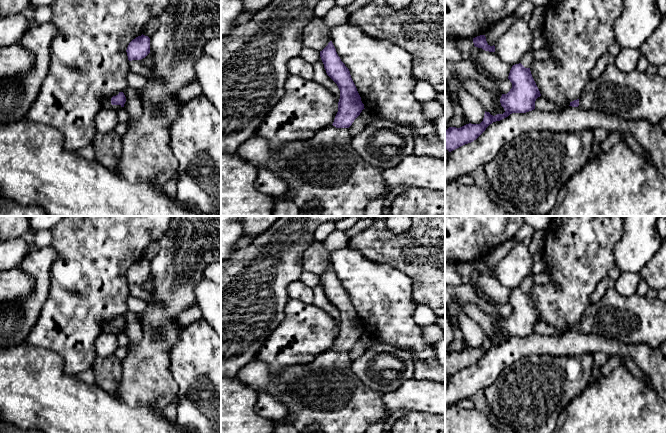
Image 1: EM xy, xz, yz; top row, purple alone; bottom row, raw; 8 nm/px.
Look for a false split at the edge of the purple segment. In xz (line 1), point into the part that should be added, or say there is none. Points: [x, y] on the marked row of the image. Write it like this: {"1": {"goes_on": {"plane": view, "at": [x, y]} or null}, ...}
{"1": {"goes_on": {"plane": "xz", "at": [325, 169]}}}

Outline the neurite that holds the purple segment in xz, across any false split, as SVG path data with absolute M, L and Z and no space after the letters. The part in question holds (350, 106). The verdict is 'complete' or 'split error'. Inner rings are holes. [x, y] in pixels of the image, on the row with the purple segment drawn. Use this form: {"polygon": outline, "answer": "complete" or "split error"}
{"polygon": "M332 41L320 51L320 57L327 75L337 84L340 90L338 112L333 124L319 131L312 139L286 143L278 150L272 150L267 140L253 136L243 142L235 154L258 169L266 168L276 172L286 182L288 189L294 191L295 204L299 207L300 212L306 216L313 214L313 209L309 207L311 202L318 203L319 216L364 216L365 209L370 201L389 194L386 192L387 186L383 177L383 169L366 162L352 147L352 137L348 128L365 108L351 78L350 71L341 61Z", "answer": "split error"}

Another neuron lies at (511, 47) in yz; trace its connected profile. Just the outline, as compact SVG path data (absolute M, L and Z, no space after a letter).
M519 19L497 39L495 53L503 62L515 65L523 61L532 44L533 33L528 22Z

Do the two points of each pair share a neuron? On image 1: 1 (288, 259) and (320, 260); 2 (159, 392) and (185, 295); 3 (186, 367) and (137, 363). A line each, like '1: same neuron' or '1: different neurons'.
1: different neurons
2: same neuron
3: different neurons

